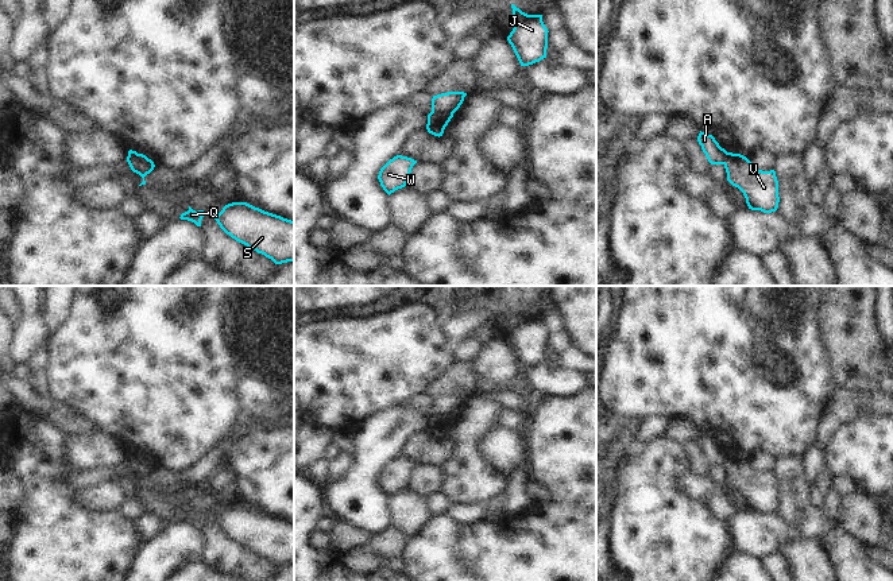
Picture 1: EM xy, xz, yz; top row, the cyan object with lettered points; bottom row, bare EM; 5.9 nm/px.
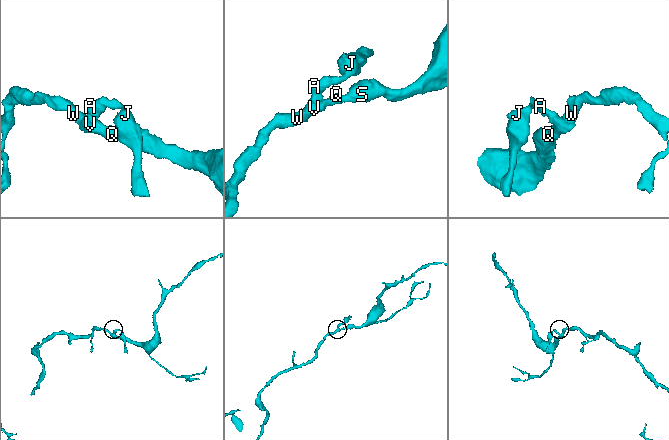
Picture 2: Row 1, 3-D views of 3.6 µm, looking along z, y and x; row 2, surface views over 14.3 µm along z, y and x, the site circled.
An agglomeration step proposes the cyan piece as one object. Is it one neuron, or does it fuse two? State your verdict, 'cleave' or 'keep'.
cleave

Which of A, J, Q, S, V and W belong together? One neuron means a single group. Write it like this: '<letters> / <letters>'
A J / Q S V W

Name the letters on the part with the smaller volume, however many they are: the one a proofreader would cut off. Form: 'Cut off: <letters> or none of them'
Cut off: A, J

